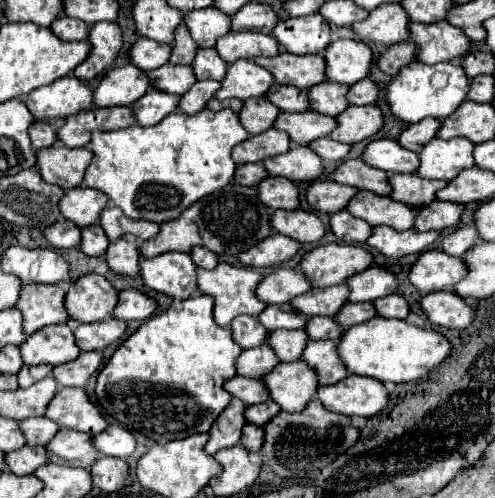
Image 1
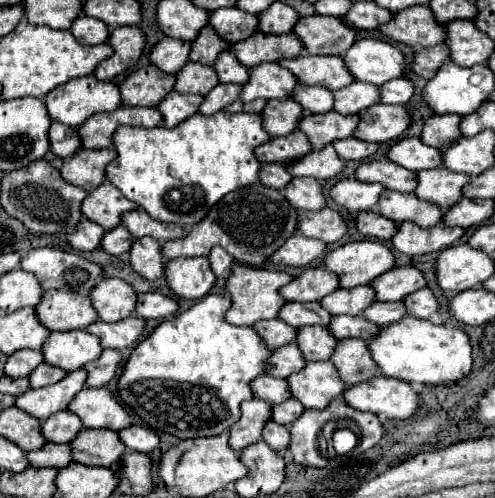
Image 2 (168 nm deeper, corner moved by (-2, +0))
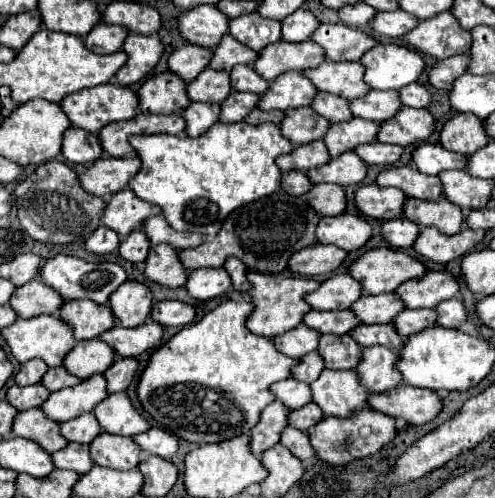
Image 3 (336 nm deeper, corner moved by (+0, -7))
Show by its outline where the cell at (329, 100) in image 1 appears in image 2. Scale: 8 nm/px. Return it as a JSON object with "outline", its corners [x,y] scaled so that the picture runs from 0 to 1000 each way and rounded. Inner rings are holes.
{"outline":[[[711,165],[703,177],[675,185],[679,213],[675,221],[687,229],[723,229],[768,205],[768,173],[739,165]]]}

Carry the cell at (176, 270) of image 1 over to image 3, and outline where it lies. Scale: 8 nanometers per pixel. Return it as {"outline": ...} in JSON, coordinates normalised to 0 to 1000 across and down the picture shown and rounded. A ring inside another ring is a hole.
{"outline":[[[392,540],[380,552],[376,584],[396,604],[420,604],[448,588],[457,588],[469,576],[465,556],[457,544],[444,540]]]}

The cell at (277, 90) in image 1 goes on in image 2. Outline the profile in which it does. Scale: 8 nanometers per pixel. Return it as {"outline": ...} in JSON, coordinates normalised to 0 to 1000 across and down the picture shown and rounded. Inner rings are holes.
{"outline":[[[602,169],[598,181],[590,185],[590,197],[598,205],[606,205],[614,213],[614,221],[626,229],[651,229],[651,225],[667,225],[675,217],[675,189],[663,177]]]}

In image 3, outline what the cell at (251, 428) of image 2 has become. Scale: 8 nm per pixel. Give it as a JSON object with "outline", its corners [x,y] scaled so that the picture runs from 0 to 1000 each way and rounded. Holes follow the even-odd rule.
{"outline":[[[558,805],[545,809],[525,829],[525,845],[509,861],[509,886],[505,886],[505,906],[517,910],[517,918],[525,918],[529,906],[537,906],[562,890],[570,861],[582,853],[582,829],[586,829],[586,821]]]}

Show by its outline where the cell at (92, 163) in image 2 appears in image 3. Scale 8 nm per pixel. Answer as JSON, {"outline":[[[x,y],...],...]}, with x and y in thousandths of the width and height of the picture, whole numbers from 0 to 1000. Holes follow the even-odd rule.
{"outline":[[[202,315],[158,351],[166,380],[194,396],[222,396],[259,371],[263,351],[279,343],[279,315]]]}

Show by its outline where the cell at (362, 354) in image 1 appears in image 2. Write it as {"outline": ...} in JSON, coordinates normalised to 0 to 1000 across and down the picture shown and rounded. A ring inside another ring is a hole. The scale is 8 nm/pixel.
{"outline":[[[820,635],[800,651],[768,659],[768,671],[747,683],[747,707],[776,755],[820,763],[844,775],[925,767],[954,743],[954,695],[933,659],[873,651],[869,643],[840,635]]]}

